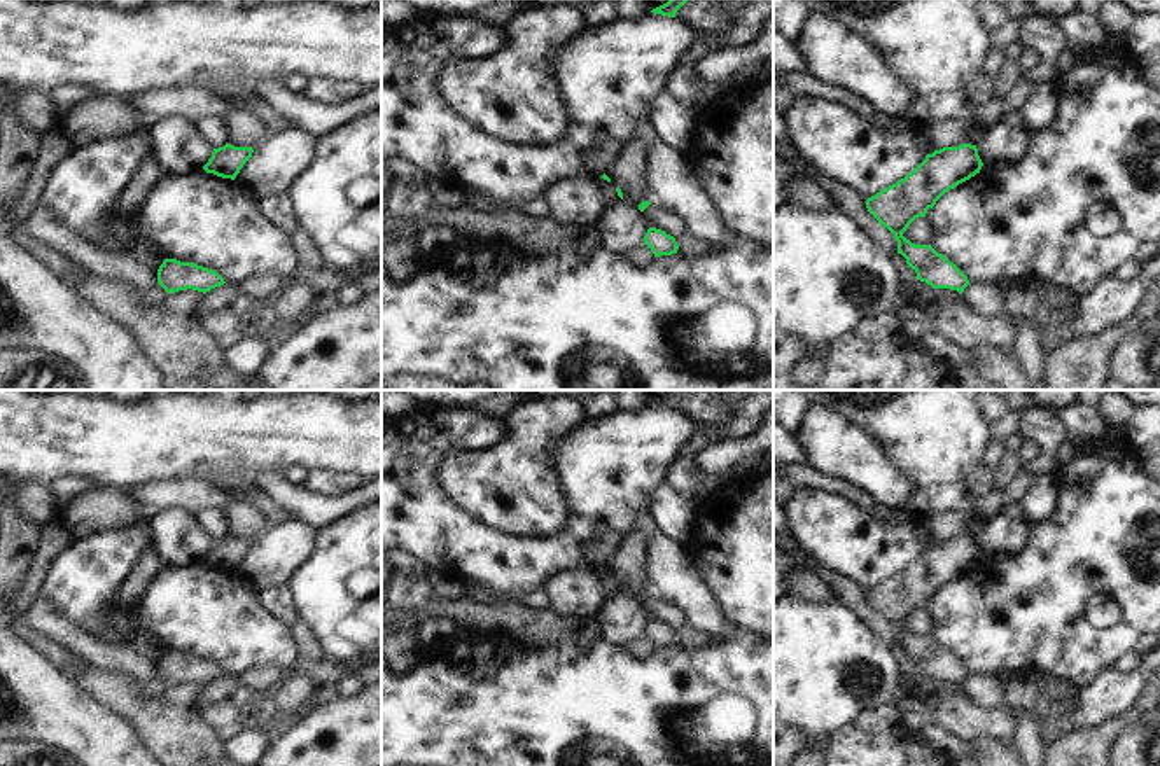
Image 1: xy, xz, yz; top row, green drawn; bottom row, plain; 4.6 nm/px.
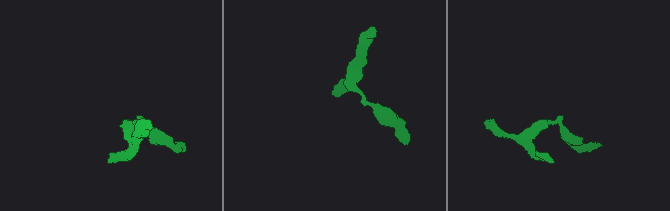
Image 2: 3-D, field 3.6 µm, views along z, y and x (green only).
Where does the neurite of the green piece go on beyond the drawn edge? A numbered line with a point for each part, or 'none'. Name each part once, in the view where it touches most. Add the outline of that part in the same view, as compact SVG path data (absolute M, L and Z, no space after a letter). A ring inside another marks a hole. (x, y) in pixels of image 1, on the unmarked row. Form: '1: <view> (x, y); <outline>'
none

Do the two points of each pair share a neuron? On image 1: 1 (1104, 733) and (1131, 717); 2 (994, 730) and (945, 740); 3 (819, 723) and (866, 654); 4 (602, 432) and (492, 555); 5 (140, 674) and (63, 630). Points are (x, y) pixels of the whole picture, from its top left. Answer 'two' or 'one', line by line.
1: one
2: two
3: one
4: one
5: one

